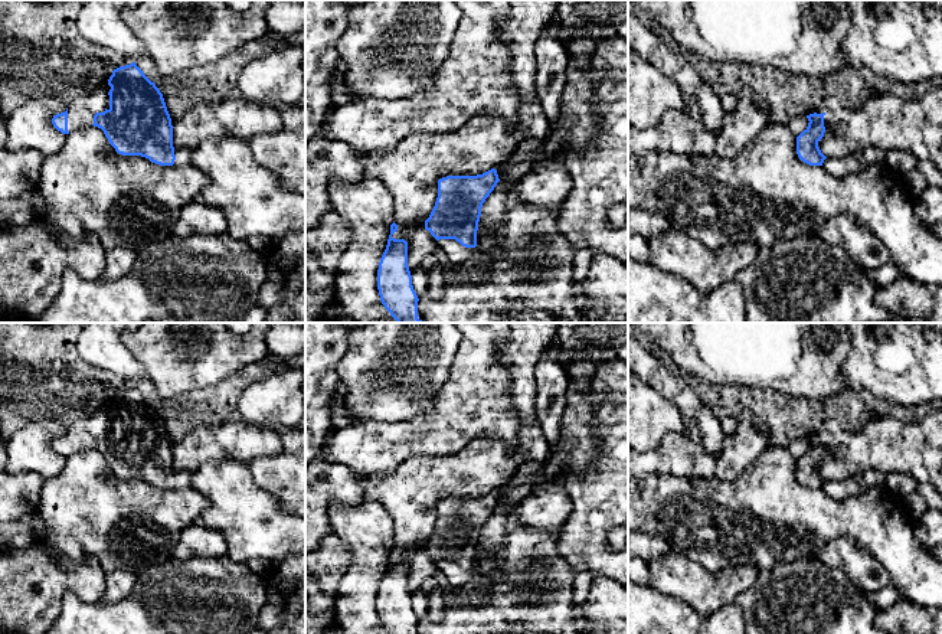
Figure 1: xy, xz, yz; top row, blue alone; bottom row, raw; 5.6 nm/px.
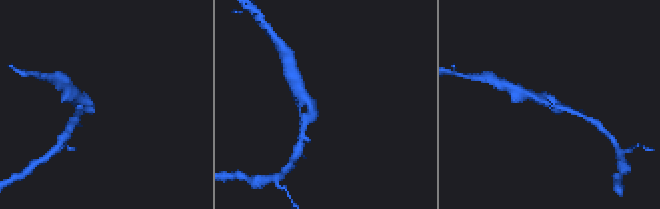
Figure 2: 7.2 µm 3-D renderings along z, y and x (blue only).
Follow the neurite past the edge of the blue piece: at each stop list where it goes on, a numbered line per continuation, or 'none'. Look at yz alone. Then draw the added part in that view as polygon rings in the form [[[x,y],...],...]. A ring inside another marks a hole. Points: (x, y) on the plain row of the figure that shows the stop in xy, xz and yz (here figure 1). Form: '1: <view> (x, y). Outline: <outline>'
none

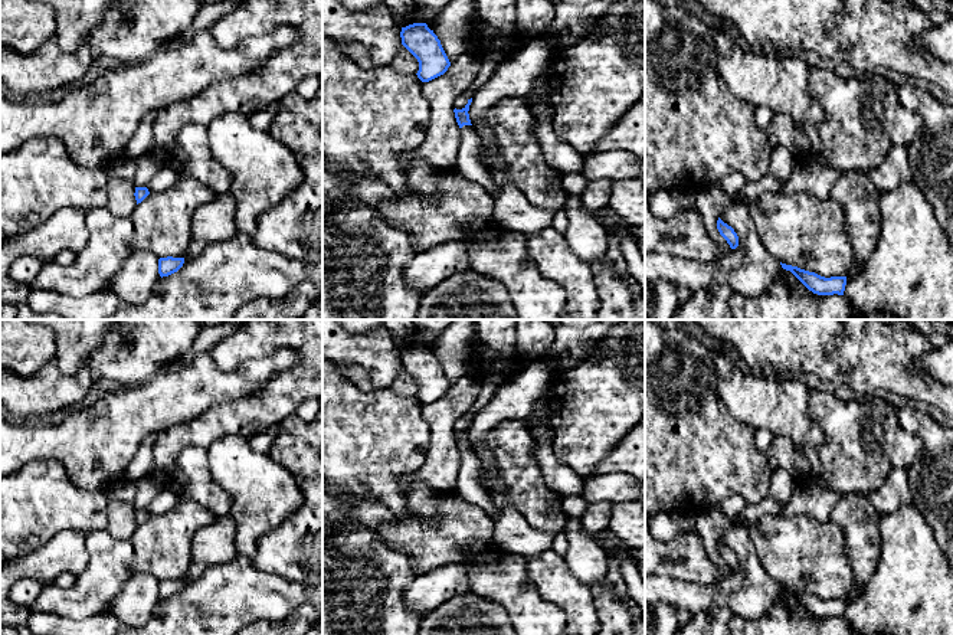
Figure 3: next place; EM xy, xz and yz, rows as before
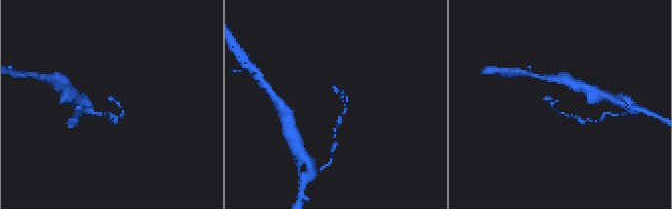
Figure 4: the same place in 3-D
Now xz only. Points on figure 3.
1: xz (468, 487). Outline: [[[464,448],[461,454],[462,461],[455,492],[468,504],[482,508],[494,520],[498,518],[501,511],[494,505],[491,494],[481,485],[481,461],[472,448]]]

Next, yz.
none

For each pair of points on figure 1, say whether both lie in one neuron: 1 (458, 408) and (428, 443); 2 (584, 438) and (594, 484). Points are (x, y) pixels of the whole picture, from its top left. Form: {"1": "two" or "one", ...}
{"1": "one", "2": "two"}

